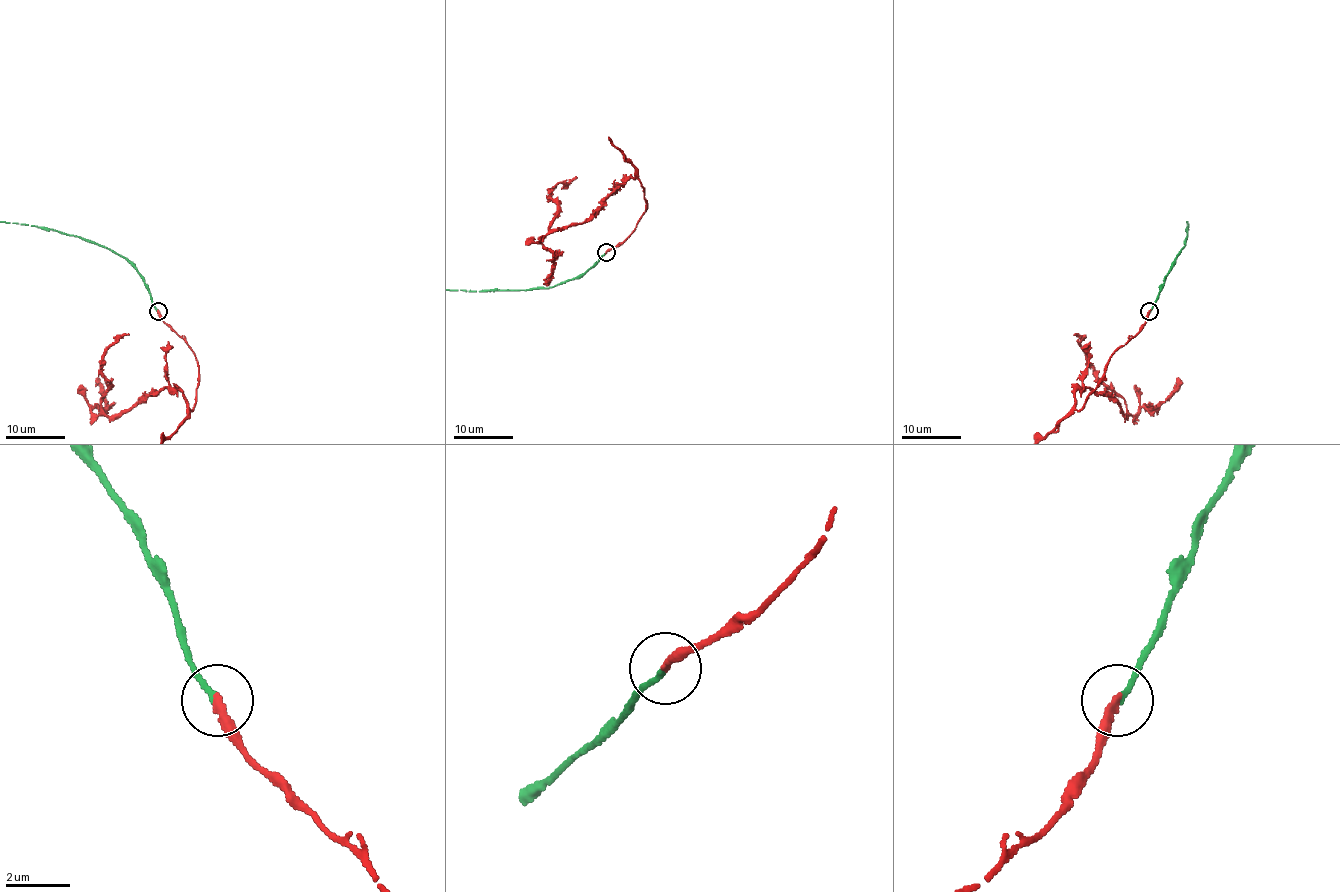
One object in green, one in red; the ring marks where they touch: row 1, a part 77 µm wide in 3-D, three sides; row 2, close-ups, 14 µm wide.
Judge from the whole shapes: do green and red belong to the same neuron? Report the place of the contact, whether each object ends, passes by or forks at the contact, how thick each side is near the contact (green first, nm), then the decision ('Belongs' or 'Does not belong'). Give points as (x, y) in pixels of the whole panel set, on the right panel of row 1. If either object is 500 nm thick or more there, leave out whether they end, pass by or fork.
Place: (1149, 311). At the ring green ends. At the ring red ends. Thickness 160 nm (green) against 280 nm. Belongs

